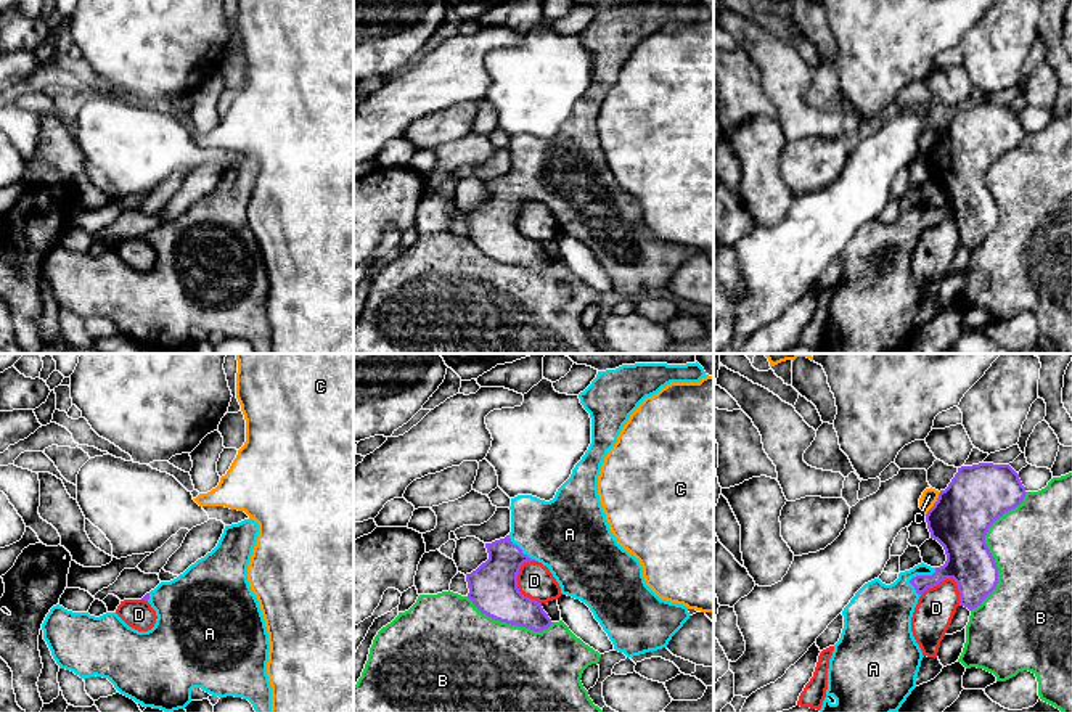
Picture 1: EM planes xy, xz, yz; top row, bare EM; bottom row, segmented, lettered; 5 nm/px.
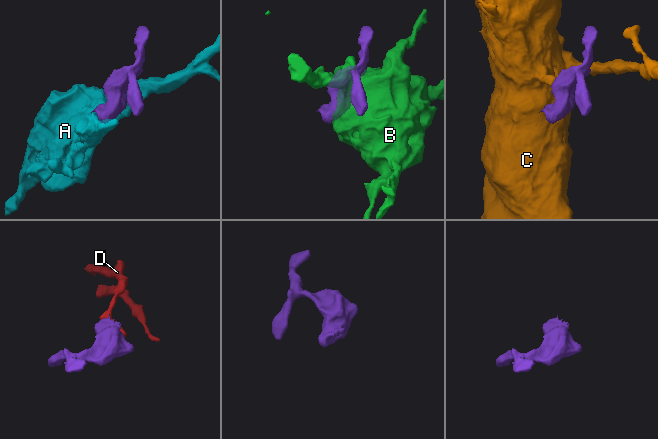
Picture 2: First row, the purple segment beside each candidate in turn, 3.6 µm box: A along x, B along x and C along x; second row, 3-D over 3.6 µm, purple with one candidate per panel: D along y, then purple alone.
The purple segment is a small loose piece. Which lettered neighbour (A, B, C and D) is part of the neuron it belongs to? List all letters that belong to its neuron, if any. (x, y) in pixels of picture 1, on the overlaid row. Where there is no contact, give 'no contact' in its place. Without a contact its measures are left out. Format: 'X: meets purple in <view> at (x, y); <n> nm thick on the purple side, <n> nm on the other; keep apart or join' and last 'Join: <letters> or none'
A: meets purple in yz at (916, 576); 190 nm thick on the purple side, 280 nm on the other; join
B: meets purple in yz at (989, 550); 300 nm thick on the purple side, 400 nm on the other; keep apart
C: meets purple in yz at (934, 503); 300 nm thick on the purple side, 80 nm on the other; keep apart
D: meets purple in xz at (516, 587); 240 nm thick on the purple side, 180 nm on the other; keep apart
Join: A

